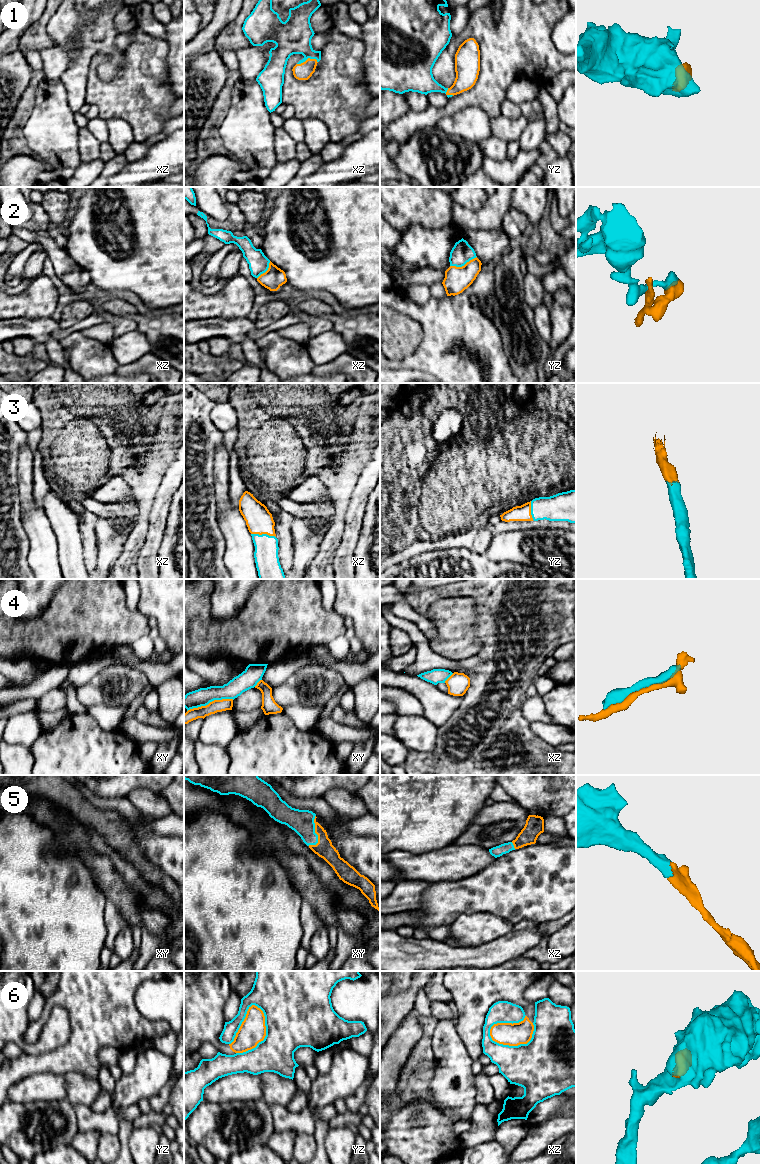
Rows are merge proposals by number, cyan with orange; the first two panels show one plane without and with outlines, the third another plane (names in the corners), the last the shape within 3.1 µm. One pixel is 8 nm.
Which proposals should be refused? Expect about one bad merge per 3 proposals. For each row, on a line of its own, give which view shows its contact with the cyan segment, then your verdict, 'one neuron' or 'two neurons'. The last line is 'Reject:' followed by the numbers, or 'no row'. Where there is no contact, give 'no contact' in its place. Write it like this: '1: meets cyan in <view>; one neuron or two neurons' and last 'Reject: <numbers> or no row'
1: meets cyan in xz; one neuron
2: meets cyan in yz; two neurons
3: meets cyan in xz; one neuron
4: meets cyan in xy; one neuron
5: meets cyan in xy; one neuron
6: meets cyan in yz; two neurons
Reject: 2, 6

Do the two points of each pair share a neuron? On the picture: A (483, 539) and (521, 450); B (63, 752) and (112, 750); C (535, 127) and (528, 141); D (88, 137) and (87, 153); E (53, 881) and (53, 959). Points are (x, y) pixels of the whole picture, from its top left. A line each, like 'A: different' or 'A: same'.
A: different
B: same
C: same
D: same
E: same

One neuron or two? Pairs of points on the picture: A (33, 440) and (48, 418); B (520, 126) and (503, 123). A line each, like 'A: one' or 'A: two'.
A: two
B: one

